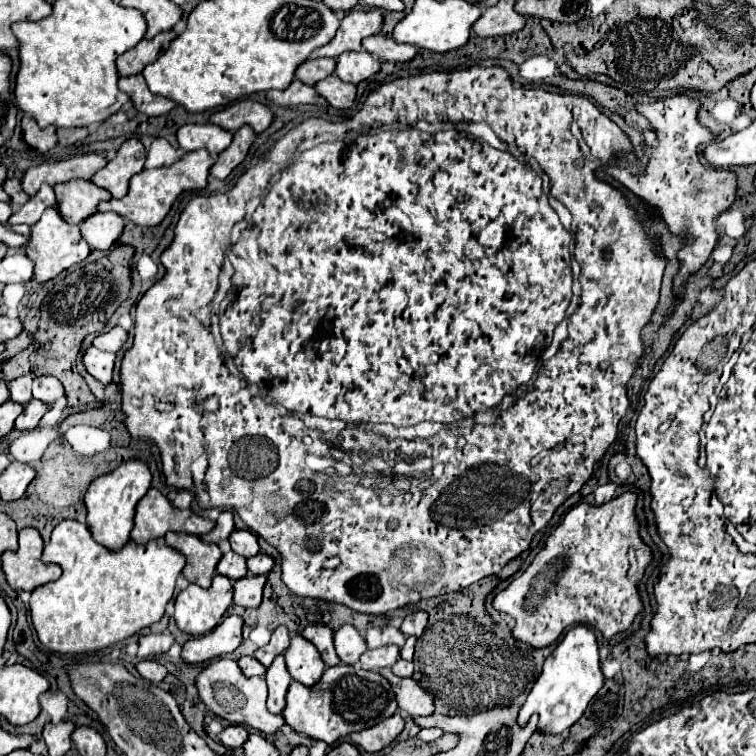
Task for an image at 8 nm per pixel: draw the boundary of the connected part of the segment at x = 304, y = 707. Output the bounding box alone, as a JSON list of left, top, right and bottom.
[283,665,397,745]

